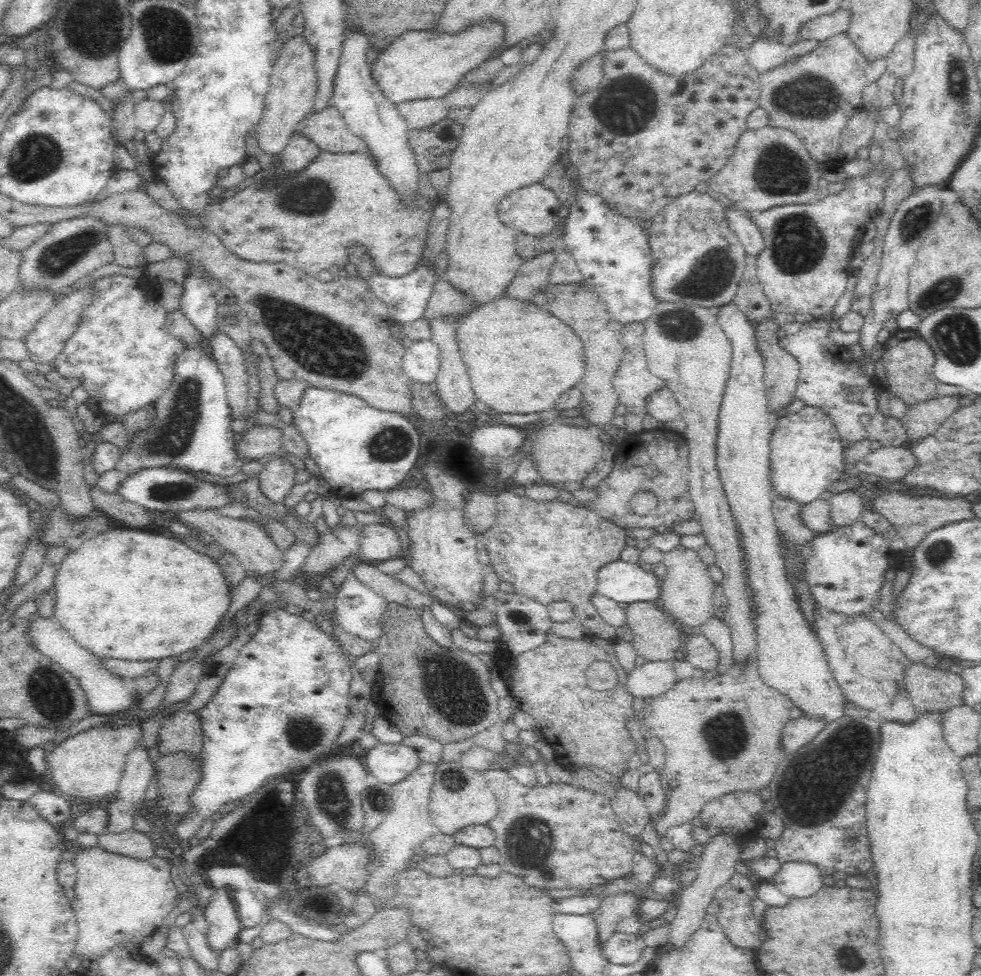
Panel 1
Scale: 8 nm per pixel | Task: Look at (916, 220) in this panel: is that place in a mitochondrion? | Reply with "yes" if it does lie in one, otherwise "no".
yes

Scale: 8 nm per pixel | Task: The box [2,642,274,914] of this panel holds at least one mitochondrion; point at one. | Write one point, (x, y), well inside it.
(53, 699)

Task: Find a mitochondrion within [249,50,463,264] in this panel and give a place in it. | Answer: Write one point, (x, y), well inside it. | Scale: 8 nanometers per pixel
(312, 200)

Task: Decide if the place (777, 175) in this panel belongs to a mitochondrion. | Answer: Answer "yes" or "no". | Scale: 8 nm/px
yes

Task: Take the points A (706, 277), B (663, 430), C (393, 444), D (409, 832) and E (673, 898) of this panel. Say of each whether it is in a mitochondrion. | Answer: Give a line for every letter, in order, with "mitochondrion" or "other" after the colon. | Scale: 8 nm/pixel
A: mitochondrion
B: other
C: mitochondrion
D: other
E: other

